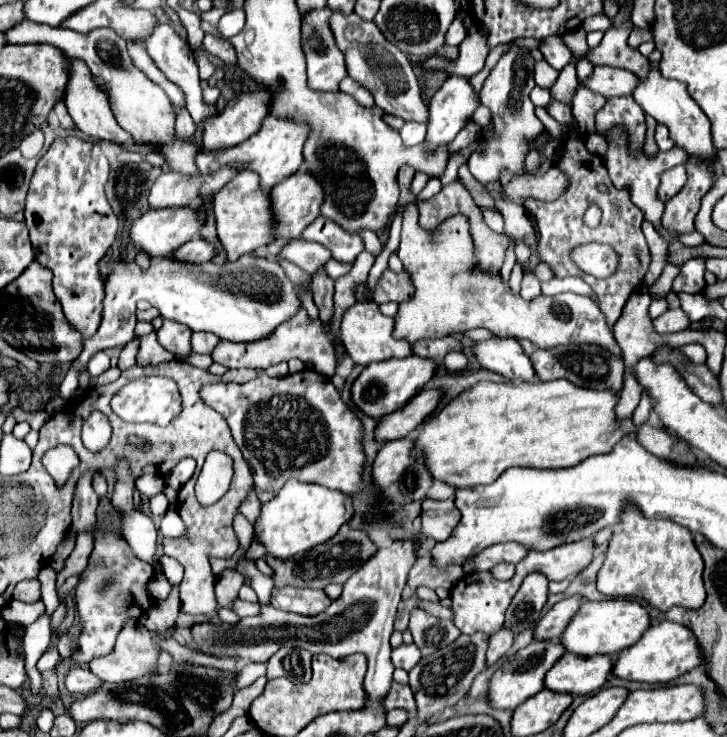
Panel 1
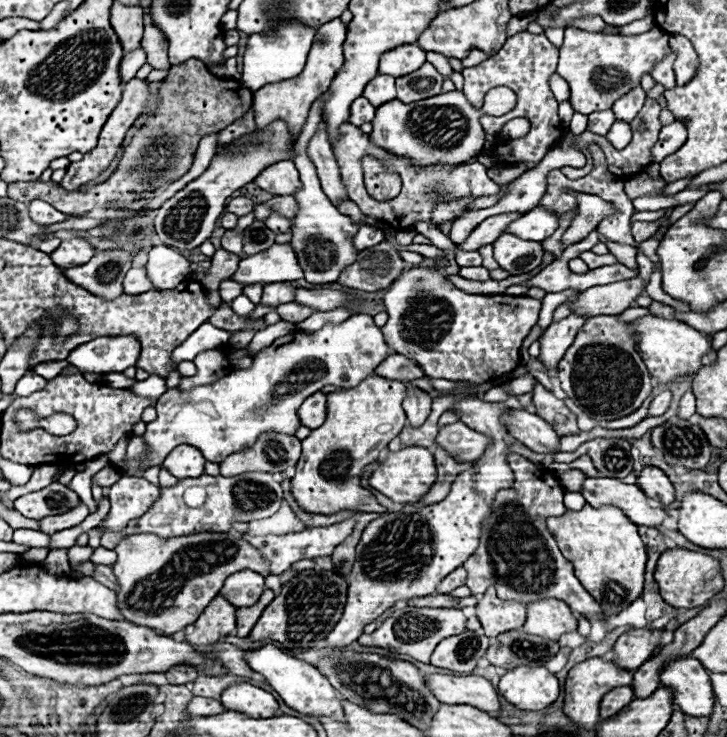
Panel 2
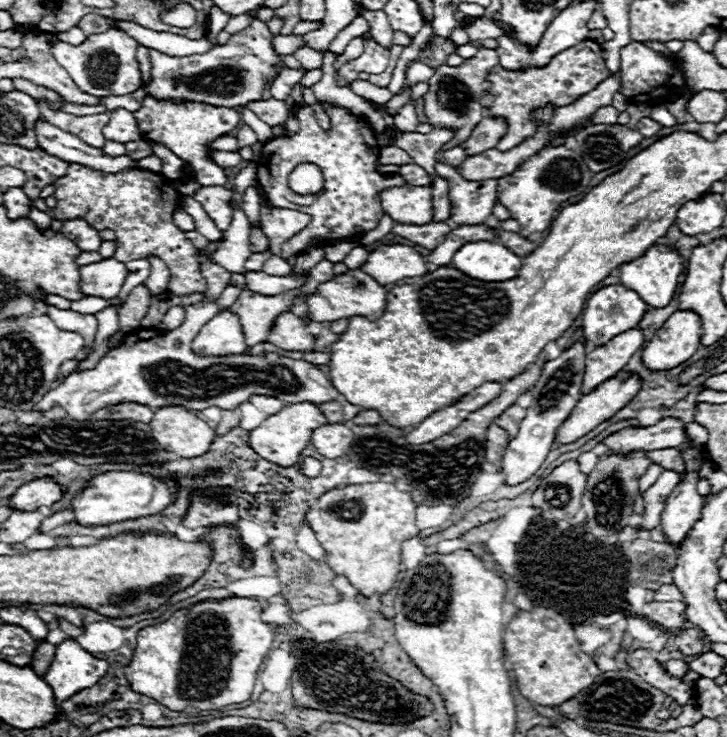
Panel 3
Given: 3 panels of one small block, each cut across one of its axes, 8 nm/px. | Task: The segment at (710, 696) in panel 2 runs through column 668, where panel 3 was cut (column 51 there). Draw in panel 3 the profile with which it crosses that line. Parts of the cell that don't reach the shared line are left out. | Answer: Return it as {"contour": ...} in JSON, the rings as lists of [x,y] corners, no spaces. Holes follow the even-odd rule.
{"contour":[[[64,640],[56,646],[52,666],[42,676],[54,692],[56,704],[60,706],[72,694],[94,686],[108,672],[108,662],[94,658],[90,652],[80,648],[76,640]]]}

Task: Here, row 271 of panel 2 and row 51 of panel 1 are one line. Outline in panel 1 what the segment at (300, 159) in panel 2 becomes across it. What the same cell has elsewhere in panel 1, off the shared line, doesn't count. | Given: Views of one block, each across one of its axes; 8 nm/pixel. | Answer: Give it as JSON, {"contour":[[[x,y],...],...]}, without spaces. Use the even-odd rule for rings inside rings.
{"contour":[[[328,6],[302,14],[302,50],[306,54],[306,74],[308,74],[310,88],[322,90],[322,92],[336,92],[340,80],[344,80],[348,72],[346,72],[344,56],[340,48],[334,44],[334,34],[330,32],[330,26],[326,24],[326,20],[330,20]]]}

